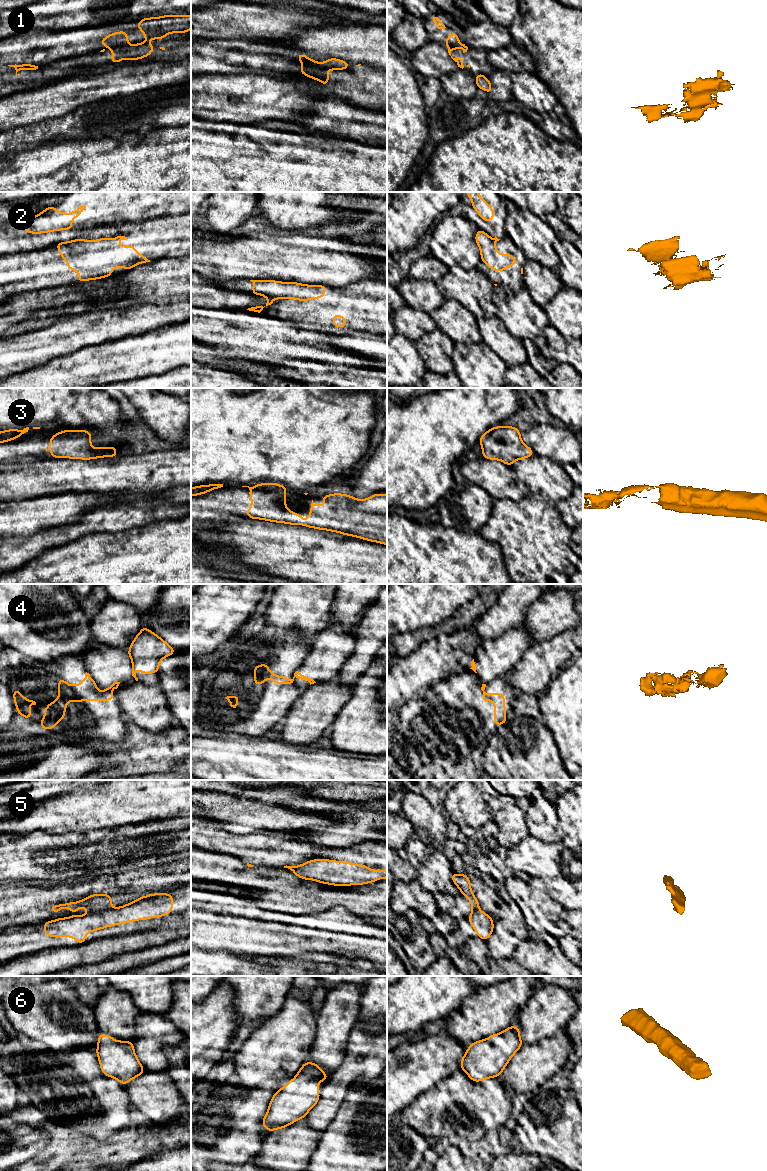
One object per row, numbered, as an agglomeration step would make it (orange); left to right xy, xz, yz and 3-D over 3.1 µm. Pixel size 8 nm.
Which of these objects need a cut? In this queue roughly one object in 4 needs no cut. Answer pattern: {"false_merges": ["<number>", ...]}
{"false_merges": ["1", "2", "4", "5"]}

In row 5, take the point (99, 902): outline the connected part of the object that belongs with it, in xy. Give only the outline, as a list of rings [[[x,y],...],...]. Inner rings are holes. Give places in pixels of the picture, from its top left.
[[[92,894],[87,898],[83,898],[77,902],[60,903],[58,905],[49,906],[52,913],[57,913],[63,908],[68,908],[72,912],[76,912],[80,907],[85,907],[88,913],[99,913],[110,909],[112,903],[110,894]]]

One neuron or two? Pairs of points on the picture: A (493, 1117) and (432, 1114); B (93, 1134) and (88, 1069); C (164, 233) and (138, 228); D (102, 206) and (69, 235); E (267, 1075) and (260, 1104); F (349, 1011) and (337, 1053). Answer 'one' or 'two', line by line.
A: one
B: one
C: one
D: one
E: two
F: one

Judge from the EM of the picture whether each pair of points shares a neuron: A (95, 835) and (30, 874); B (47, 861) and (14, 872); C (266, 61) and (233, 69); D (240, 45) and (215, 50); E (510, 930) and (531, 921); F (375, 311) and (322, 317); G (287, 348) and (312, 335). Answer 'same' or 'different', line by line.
A: different
B: same
C: same
D: same
E: different
F: same
G: same

